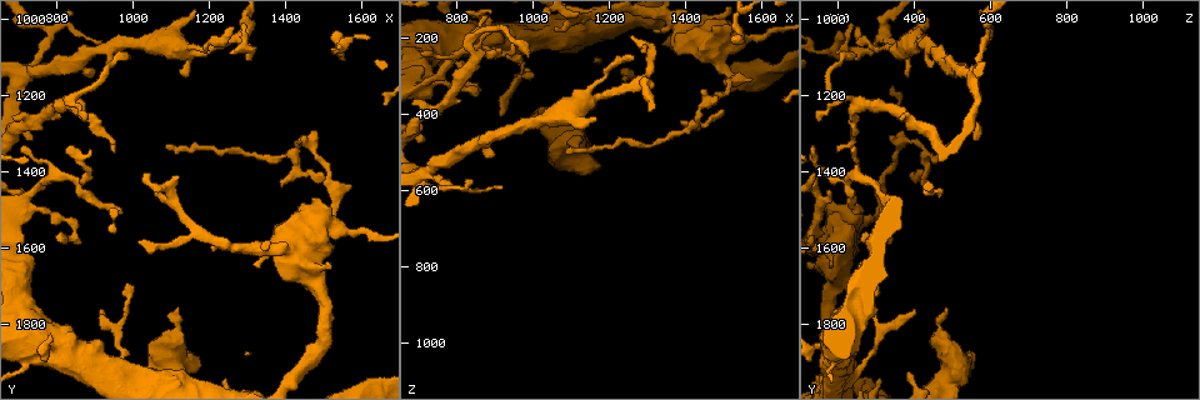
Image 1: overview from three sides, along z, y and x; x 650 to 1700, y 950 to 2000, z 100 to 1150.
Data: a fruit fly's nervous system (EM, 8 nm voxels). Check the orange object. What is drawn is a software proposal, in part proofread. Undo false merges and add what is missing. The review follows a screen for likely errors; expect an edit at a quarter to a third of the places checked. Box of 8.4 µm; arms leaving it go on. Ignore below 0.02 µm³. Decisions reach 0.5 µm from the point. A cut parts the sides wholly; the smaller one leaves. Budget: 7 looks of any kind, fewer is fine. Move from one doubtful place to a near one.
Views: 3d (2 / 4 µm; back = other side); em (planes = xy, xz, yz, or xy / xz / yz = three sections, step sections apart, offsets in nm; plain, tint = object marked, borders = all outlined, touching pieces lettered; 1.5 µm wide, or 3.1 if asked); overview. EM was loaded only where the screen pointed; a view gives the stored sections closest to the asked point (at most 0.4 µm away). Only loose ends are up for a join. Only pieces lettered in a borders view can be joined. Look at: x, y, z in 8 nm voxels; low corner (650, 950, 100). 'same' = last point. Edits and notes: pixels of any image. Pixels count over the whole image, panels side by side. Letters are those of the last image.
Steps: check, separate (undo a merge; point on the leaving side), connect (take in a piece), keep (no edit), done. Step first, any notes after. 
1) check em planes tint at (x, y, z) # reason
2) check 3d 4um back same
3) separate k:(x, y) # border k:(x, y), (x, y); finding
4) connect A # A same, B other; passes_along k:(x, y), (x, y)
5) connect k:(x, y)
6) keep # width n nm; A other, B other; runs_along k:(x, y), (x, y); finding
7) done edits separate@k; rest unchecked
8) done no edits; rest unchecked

check em planes plain at (740, 1015, 595) # thick turns thin

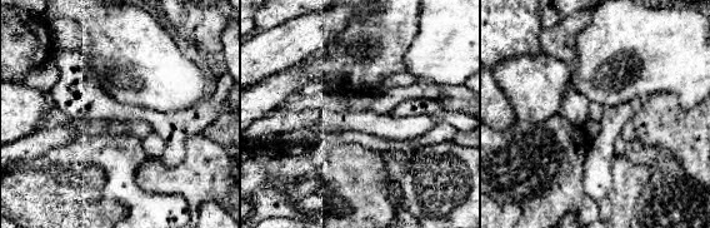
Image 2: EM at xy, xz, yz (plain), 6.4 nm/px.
check em planes borders same # see the neighbours

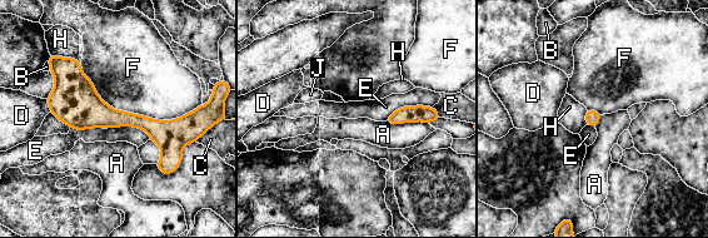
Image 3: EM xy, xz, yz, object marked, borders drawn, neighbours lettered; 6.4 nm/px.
keep # A other, B other, C other, D other, E other, F other, H other, J other; runs_along 3:(56, 74), (100, 115), (192, 124); all the same neuron

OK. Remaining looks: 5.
check em xz step 4 borders at (1585, 1560, 195) # calibre changes

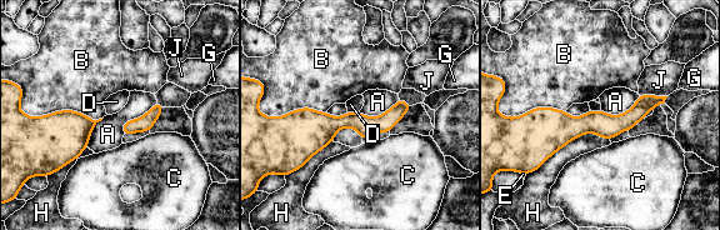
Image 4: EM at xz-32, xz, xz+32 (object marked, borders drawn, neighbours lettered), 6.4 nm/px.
keep # width 90 nm; A other, B other, C other, D other, E other, G other, H other, J other; runs_along 4:(661, 99), (619, 124), (525, 125); one neuron here

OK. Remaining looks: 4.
check 3d 2um back at (1510, 1400, 335) # abrupt turn

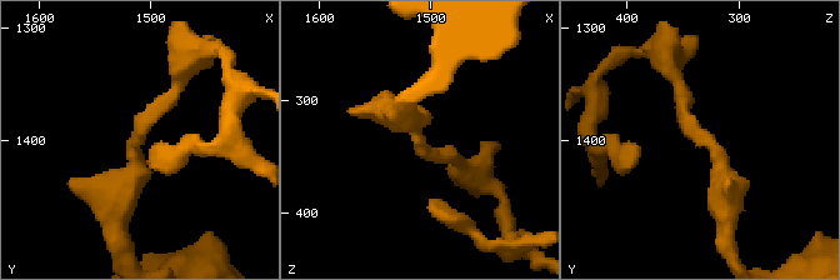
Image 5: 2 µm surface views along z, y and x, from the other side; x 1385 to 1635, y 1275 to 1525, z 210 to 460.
check em planes plain at (1510, 1400, 330) # arm_widths 180, 180 nm

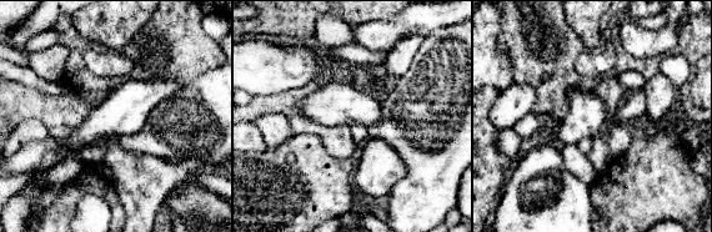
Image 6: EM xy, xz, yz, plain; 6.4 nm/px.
check em planes borders same

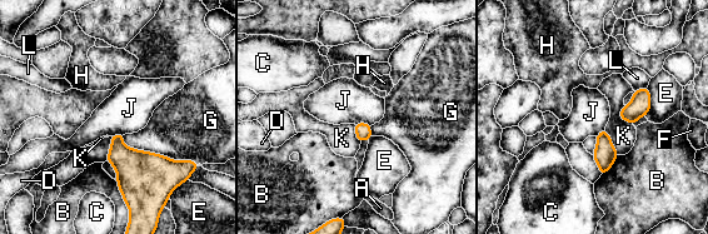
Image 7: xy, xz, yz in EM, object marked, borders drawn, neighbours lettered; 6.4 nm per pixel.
keep # A other, B other, C other, D other, E other, F other, G other, H other, J other, K other, L other; one neuron here

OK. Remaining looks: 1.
done no edits; rest unchecked

